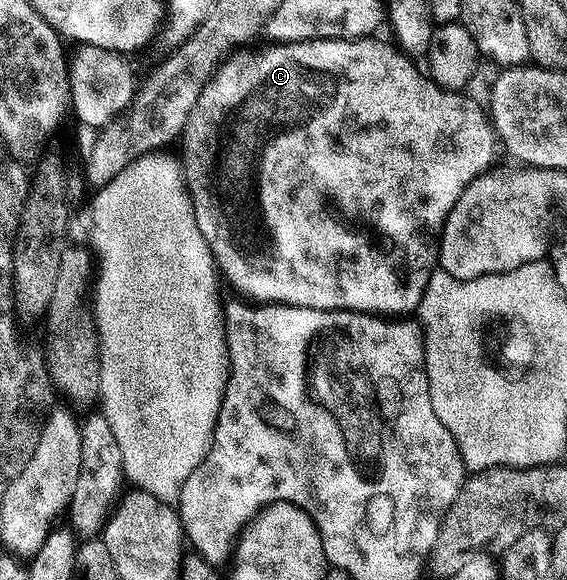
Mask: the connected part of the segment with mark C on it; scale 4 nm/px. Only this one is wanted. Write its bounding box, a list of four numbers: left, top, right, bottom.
[180,37,500,317]

